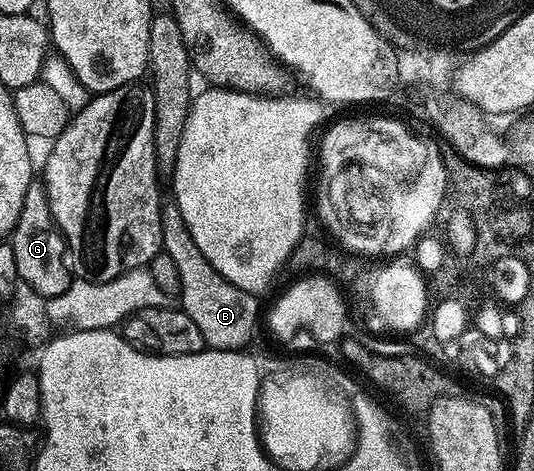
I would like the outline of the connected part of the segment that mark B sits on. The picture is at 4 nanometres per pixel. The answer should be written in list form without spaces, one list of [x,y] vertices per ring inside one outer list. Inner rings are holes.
[[[164,204],[160,207],[160,223],[162,224],[162,250],[174,260],[178,268],[180,292],[178,306],[194,320],[198,332],[202,332],[205,347],[214,350],[243,351],[244,346],[252,338],[252,329],[256,326],[256,313],[260,306],[257,295],[249,294],[247,290],[230,284],[202,256],[198,244],[190,236],[186,224],[182,220],[182,212],[174,204]]]

